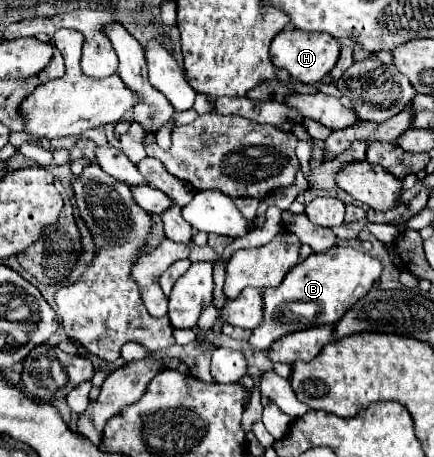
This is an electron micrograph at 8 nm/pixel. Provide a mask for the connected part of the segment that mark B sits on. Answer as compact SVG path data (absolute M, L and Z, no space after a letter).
M333 247L327 253L309 255L285 275L279 287L263 289L265 319L259 327L253 329L249 345L265 351L273 341L283 335L337 323L337 319L341 319L353 303L369 293L381 271L383 265L379 259L353 247Z

